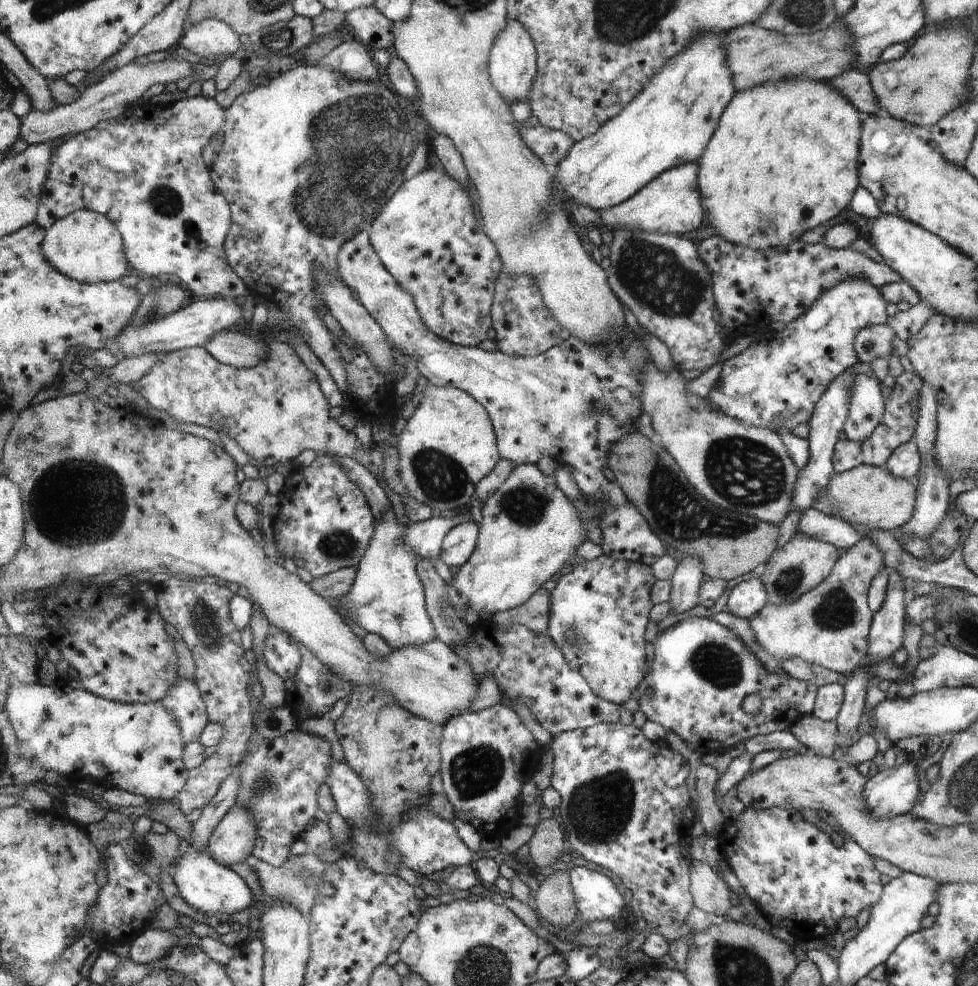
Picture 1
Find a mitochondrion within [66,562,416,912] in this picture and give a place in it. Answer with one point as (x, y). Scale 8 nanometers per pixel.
(203, 617)

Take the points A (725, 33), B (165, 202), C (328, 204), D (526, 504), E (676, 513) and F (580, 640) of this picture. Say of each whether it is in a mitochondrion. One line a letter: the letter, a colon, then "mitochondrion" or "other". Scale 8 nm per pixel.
A: other
B: mitochondrion
C: mitochondrion
D: mitochondrion
E: mitochondrion
F: mitochondrion

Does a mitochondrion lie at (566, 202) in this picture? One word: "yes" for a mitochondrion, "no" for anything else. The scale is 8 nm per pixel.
no

